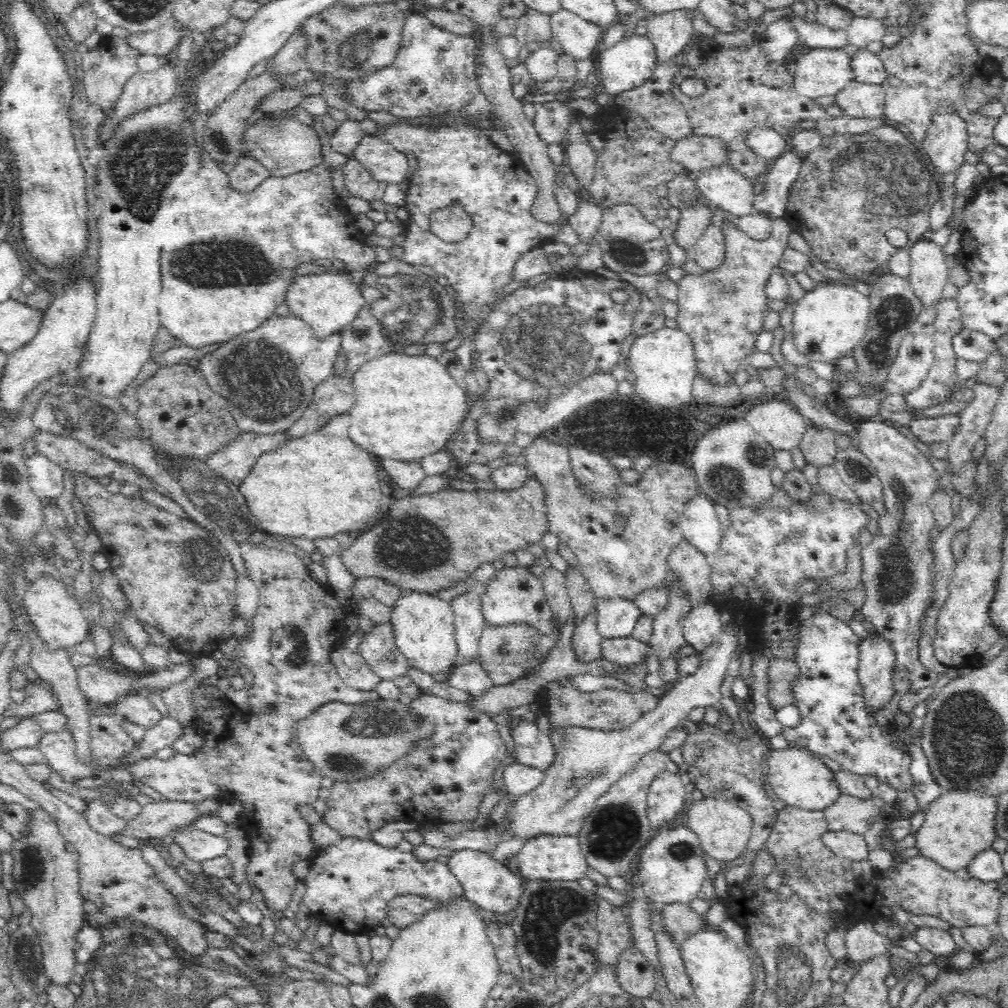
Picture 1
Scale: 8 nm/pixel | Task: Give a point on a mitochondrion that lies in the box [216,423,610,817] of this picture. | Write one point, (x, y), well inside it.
(409, 544)

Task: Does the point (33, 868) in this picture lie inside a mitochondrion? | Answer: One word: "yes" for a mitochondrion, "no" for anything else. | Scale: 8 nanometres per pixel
yes

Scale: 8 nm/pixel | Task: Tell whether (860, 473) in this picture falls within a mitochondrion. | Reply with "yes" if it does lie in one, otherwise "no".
yes

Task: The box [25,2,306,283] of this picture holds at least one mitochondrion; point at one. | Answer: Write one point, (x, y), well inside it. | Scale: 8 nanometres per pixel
(142, 165)

